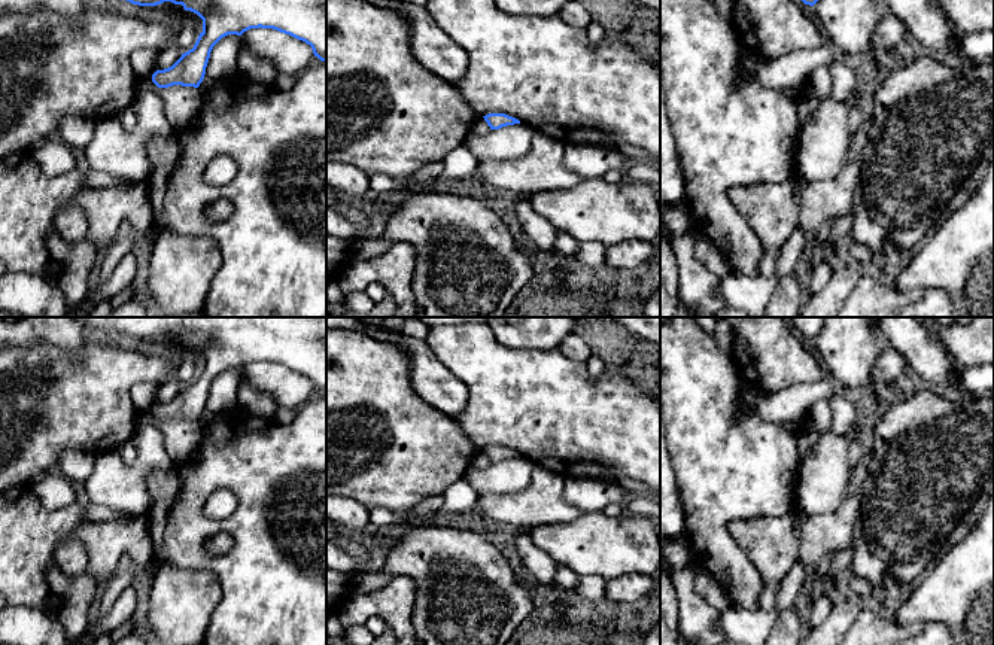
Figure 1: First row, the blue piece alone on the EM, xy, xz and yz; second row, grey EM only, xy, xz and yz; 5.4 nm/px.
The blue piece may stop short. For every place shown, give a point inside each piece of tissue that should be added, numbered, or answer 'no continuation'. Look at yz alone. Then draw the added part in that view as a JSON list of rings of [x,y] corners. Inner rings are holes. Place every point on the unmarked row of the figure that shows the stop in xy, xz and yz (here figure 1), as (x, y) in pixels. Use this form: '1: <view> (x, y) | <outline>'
no continuation

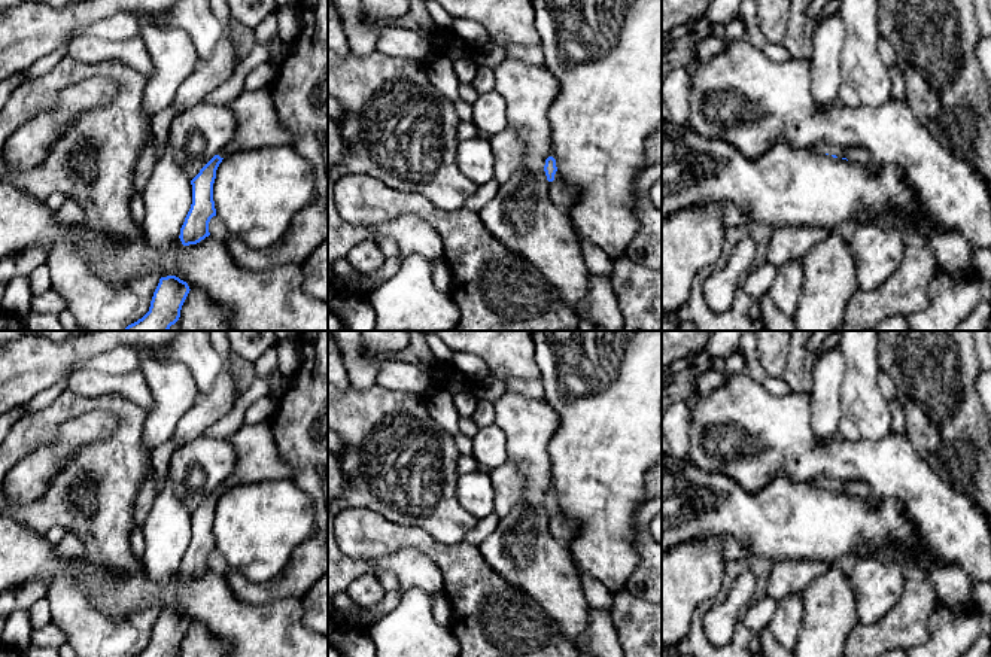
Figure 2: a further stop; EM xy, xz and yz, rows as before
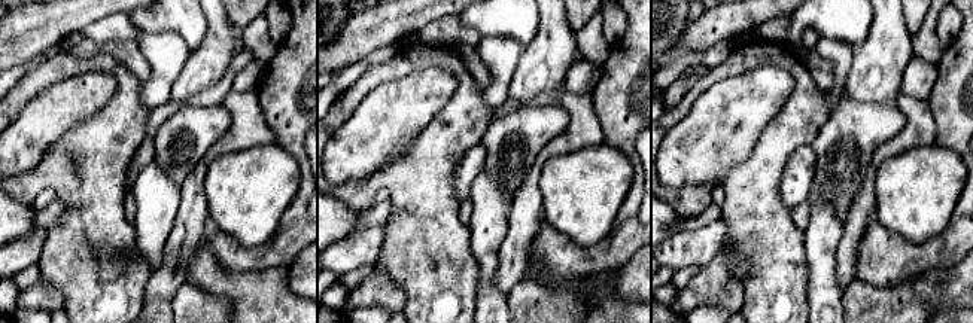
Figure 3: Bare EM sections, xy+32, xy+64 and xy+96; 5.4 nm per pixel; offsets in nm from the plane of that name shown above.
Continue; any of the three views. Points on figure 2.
1: xz (561, 529) | [[[559,504],[554,508],[554,514],[550,515],[548,527],[559,541],[568,541],[575,535],[575,527],[563,518]]]

